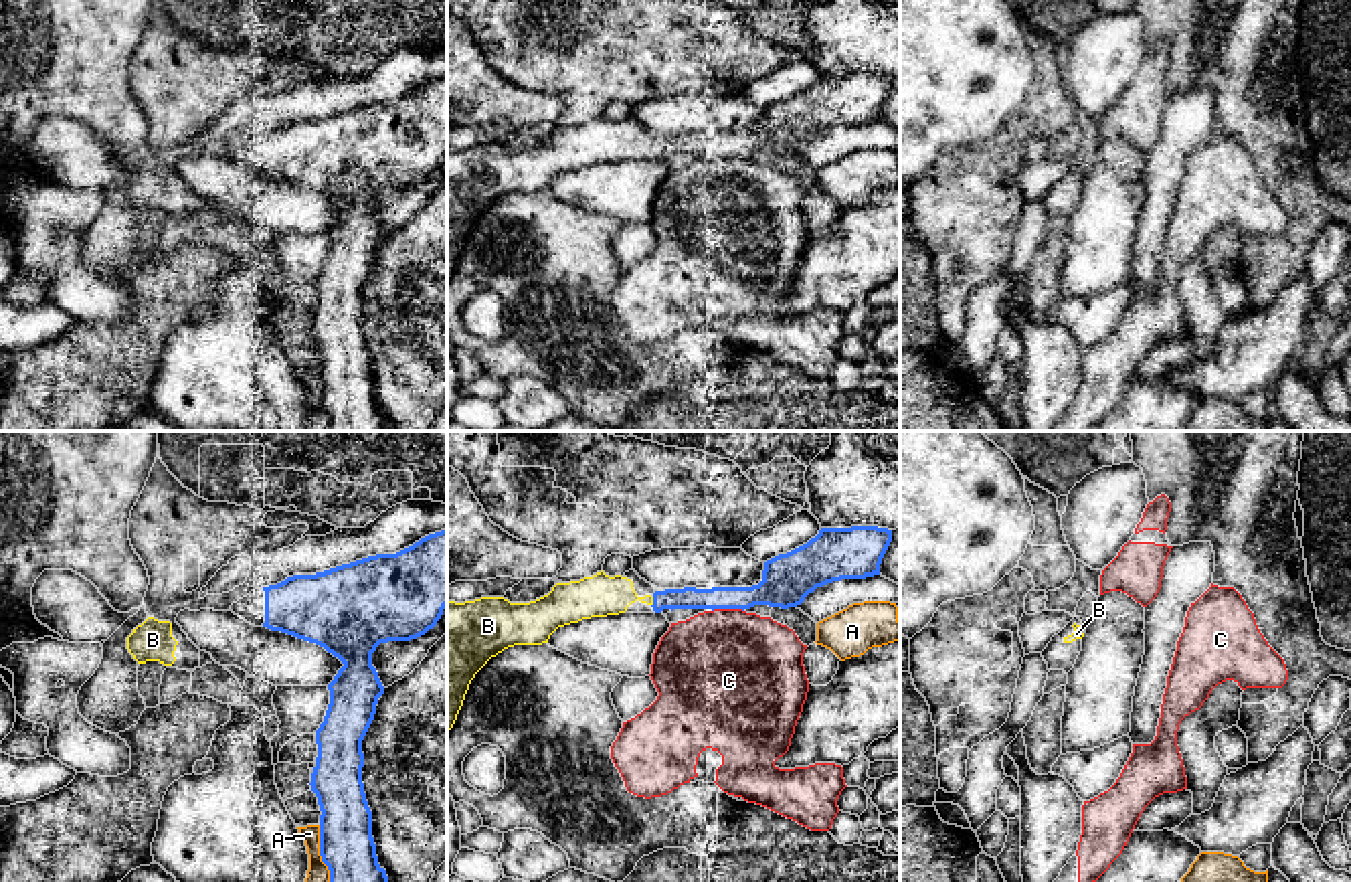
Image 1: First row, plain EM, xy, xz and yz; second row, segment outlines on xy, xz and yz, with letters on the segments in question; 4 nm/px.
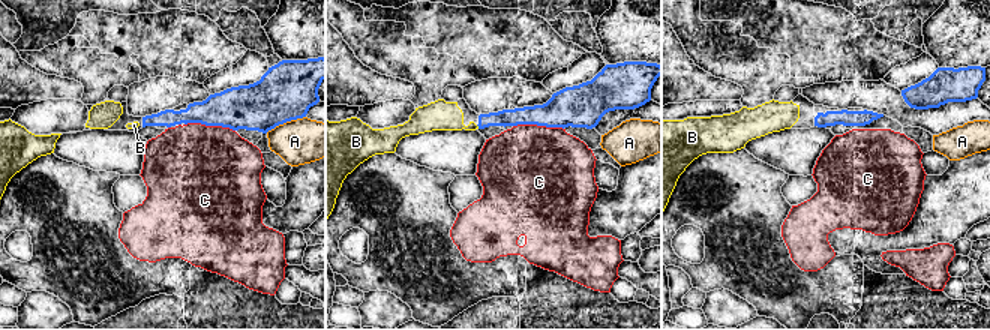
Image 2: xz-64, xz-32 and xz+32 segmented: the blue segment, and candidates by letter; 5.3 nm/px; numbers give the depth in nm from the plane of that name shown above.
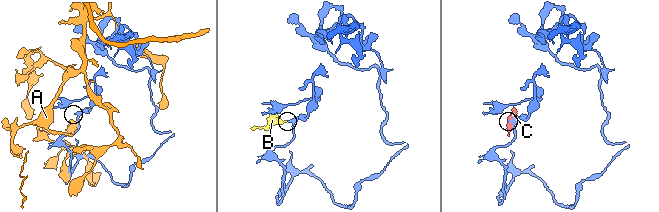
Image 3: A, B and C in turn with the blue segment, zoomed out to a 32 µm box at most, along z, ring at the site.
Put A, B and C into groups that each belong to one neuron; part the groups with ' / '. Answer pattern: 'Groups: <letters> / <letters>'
Groups: A / B / C

